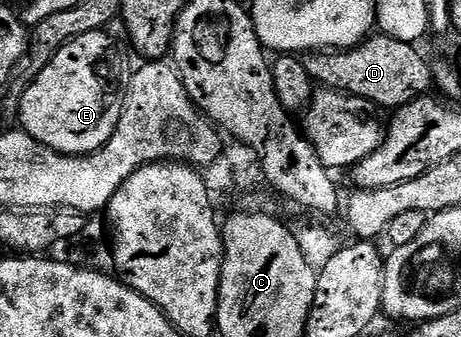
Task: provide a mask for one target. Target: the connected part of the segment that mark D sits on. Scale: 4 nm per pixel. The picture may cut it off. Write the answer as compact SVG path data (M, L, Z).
M379 32L349 52L308 53L305 63L312 79L320 87L351 95L352 98L363 98L379 108L398 108L415 98L424 97L433 86L432 63L427 63L415 49L412 44L387 38Z

